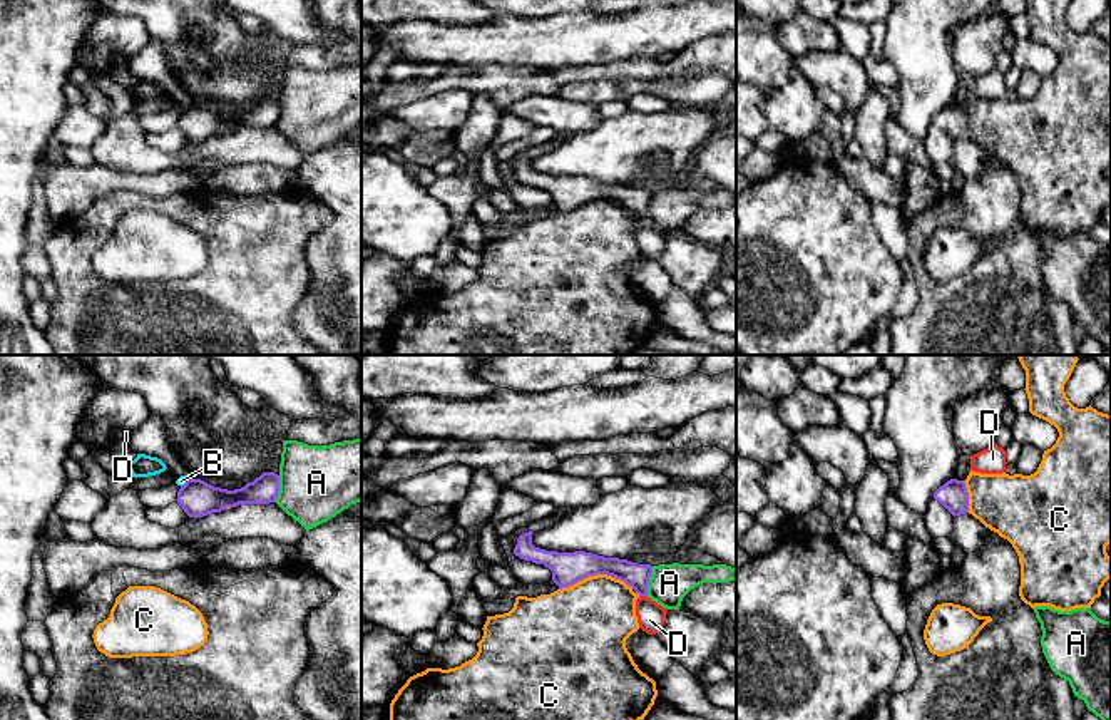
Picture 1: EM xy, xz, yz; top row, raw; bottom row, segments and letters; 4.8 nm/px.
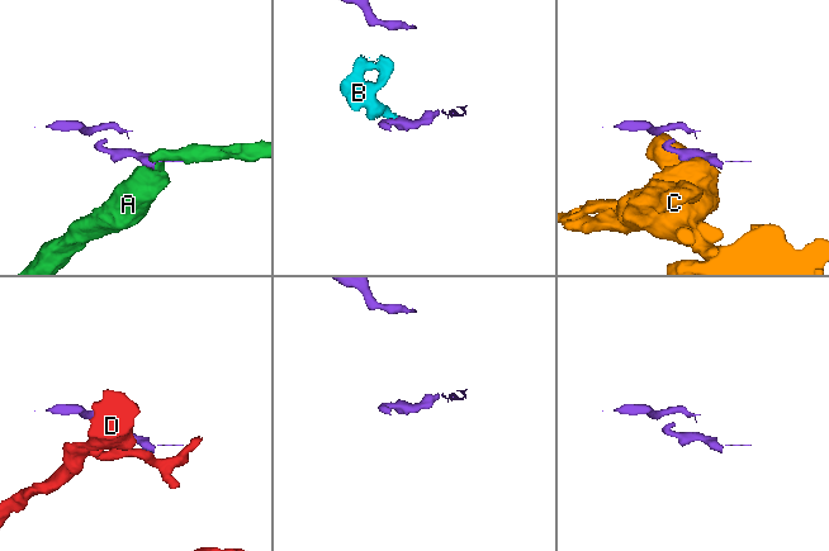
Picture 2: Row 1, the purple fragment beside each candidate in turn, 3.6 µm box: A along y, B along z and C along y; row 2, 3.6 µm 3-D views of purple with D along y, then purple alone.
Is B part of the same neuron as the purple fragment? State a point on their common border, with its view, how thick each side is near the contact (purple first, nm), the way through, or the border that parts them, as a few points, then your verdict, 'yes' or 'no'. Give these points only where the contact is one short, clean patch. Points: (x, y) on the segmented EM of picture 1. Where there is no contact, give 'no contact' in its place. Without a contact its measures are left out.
meets purple in xy at (186, 483); 170 nm thick on the purple side, 50 nm on the other; border along xy (188, 479), (181, 486); no

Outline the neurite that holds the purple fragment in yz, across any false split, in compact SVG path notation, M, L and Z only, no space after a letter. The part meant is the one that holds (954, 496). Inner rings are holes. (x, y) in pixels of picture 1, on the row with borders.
M950 479L934 492L939 501L954 517L969 511L969 492L964 481Z

